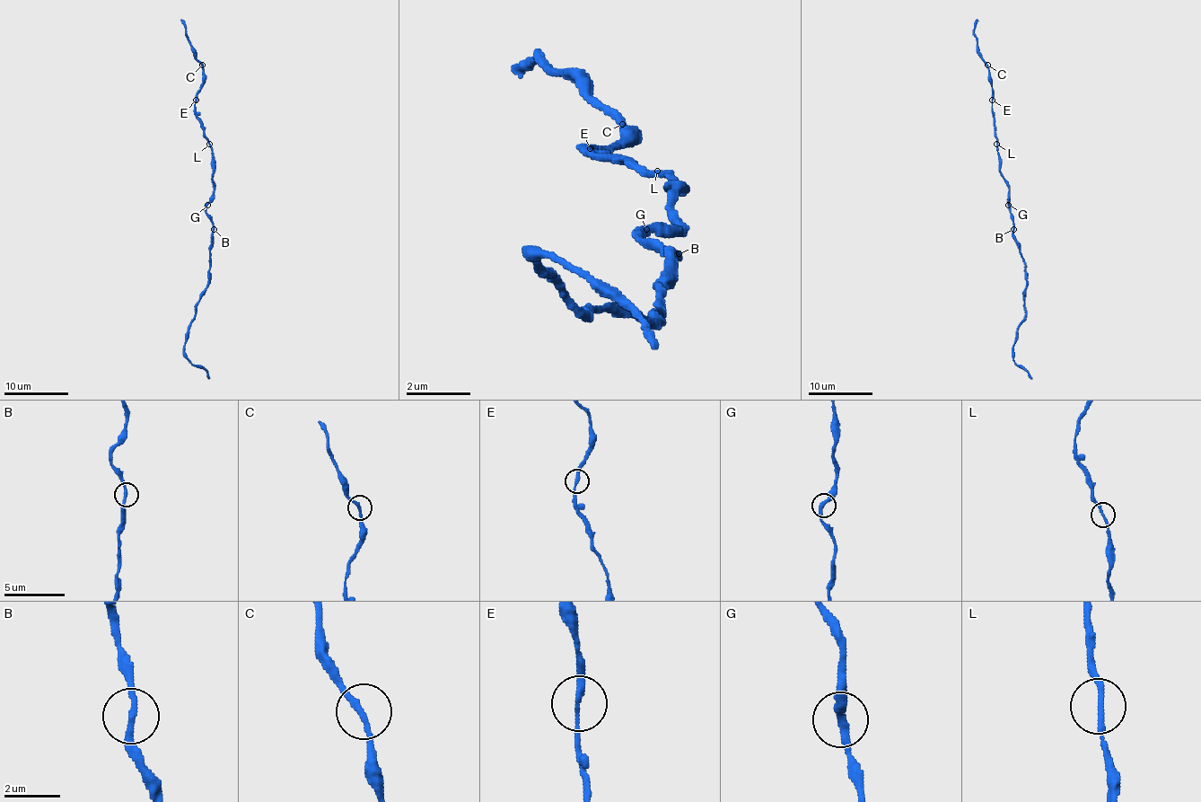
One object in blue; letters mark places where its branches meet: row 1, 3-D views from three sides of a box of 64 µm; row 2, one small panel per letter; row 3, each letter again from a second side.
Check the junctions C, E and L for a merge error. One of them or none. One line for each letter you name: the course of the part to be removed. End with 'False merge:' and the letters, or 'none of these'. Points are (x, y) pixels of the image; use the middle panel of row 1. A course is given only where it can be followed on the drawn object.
False merge: none of these

